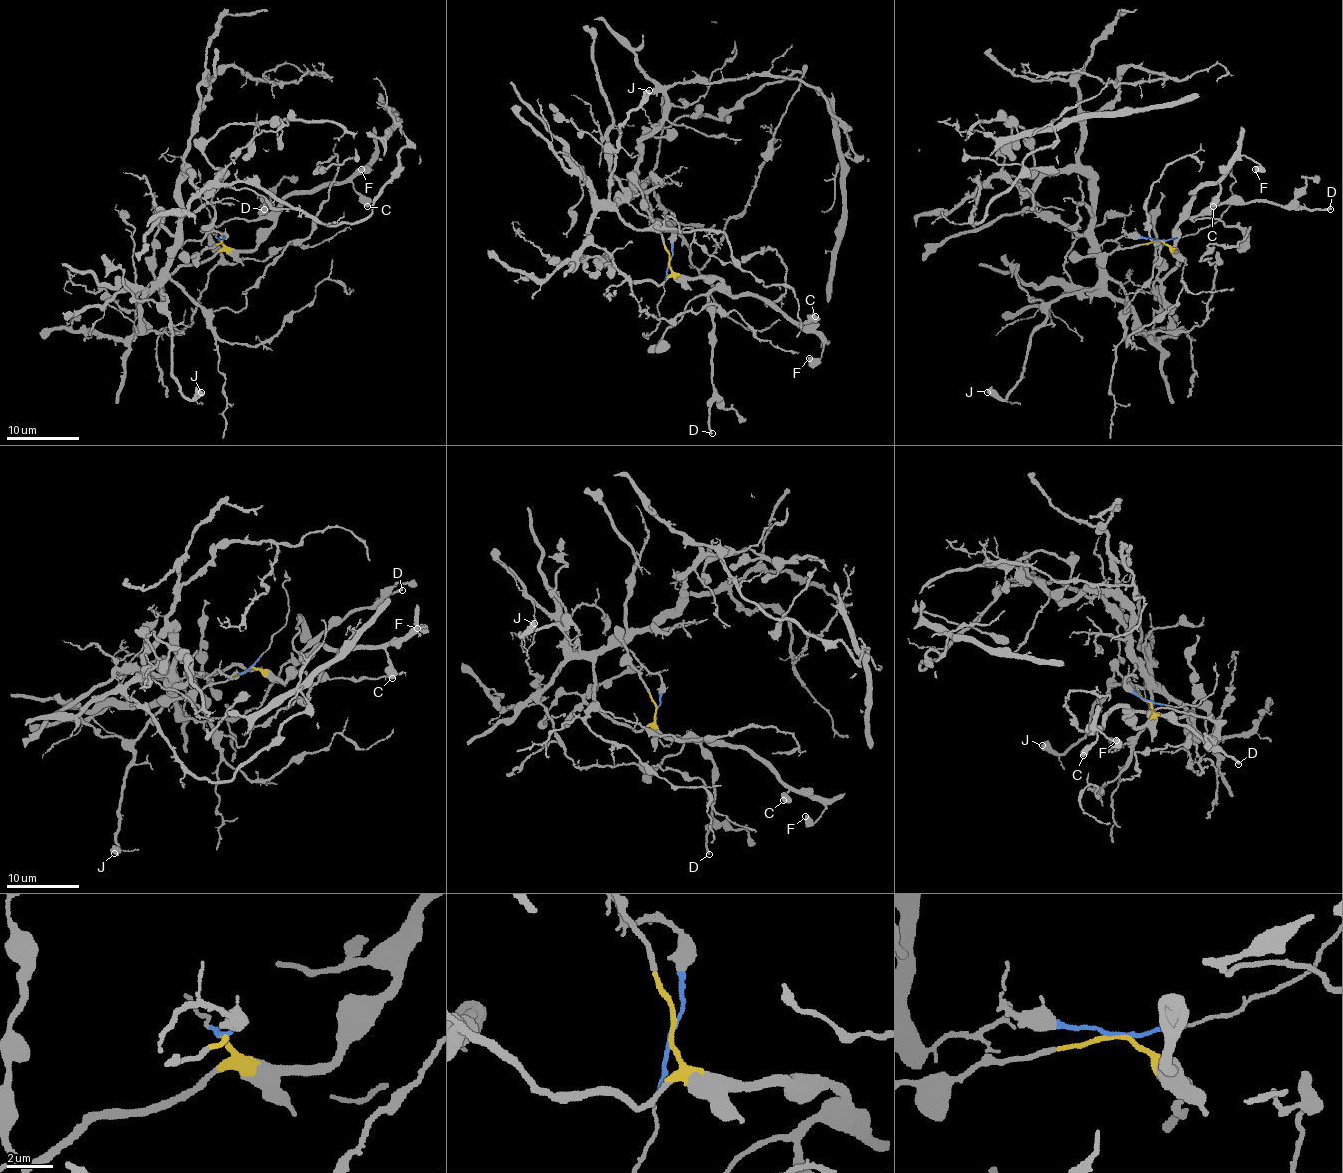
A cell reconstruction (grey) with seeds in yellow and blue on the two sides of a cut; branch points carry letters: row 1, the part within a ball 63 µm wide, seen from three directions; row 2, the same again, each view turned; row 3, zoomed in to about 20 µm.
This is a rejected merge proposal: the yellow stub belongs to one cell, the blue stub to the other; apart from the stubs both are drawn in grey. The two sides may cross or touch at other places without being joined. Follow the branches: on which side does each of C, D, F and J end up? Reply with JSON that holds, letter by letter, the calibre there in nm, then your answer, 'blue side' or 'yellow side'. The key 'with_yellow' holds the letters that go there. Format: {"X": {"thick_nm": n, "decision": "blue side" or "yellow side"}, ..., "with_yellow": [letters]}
{"C": {"thick_nm": 600, "decision": "yellow side"}, "D": {"thick_nm": 240, "decision": "yellow side"}, "F": {"thick_nm": 600, "decision": "yellow side"}, "J": {"thick_nm": 550, "decision": "blue side"}, "with_yellow": ["C", "D", "F"]}

